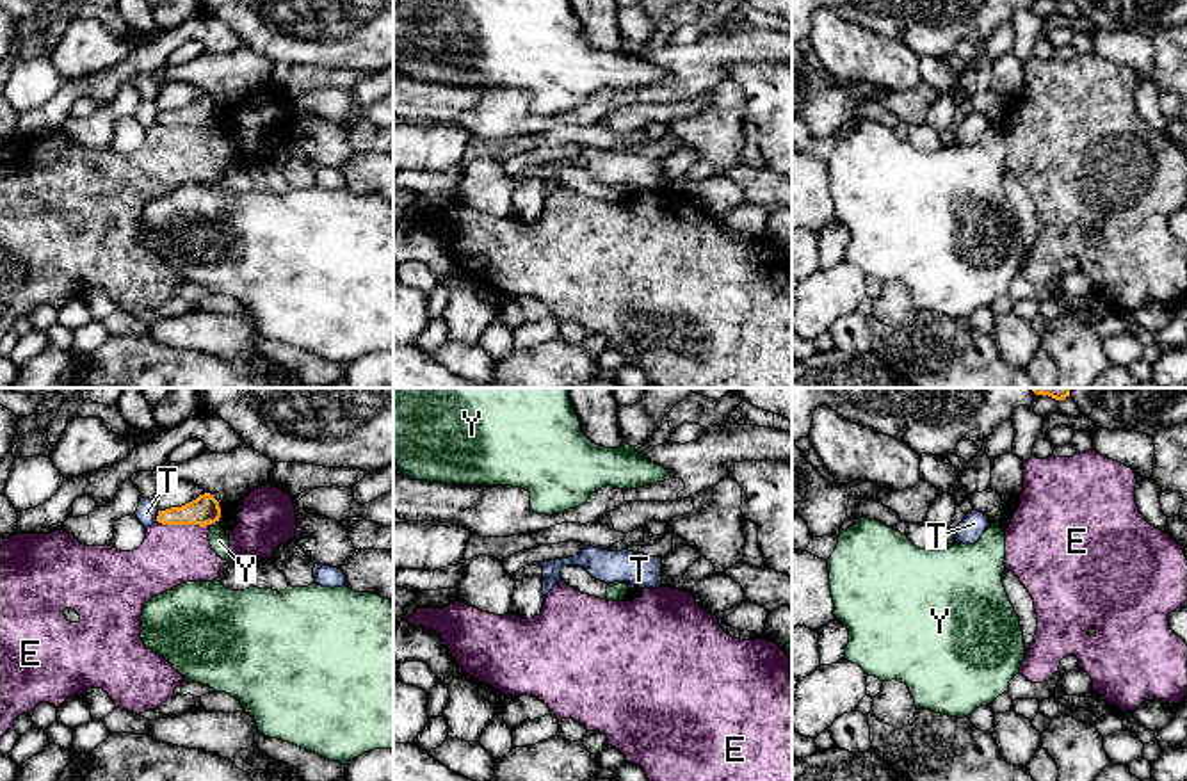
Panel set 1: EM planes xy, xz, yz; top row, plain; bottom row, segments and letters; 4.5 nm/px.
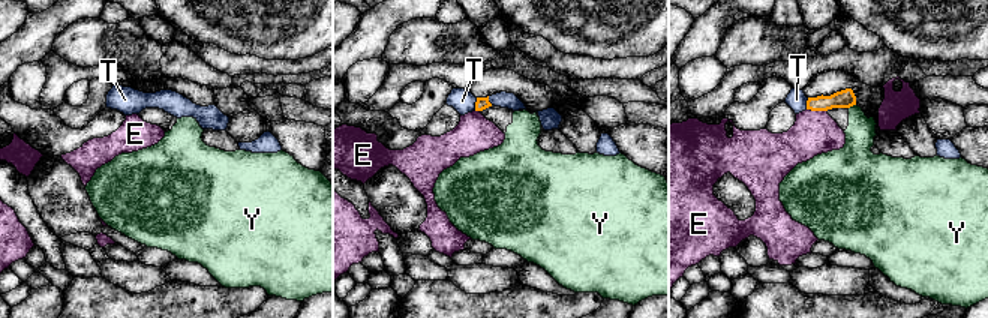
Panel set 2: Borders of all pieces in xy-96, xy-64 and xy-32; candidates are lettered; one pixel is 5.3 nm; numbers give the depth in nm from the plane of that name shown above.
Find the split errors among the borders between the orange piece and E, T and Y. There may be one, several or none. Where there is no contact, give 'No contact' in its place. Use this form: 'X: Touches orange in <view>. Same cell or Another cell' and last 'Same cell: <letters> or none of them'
E: Touches orange in xy. Another cell
T: Touches orange in xy. Another cell
Y: Touches orange in xy. Another cell
Same cell: none of them

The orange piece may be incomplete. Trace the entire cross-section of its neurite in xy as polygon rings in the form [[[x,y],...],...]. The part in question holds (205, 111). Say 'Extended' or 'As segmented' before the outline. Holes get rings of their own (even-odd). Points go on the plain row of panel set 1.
As segmented. [[[205,94],[182,109],[158,112],[157,123],[162,126],[206,128],[206,126],[219,123],[219,119],[221,119],[219,103],[214,100],[214,96]]]

